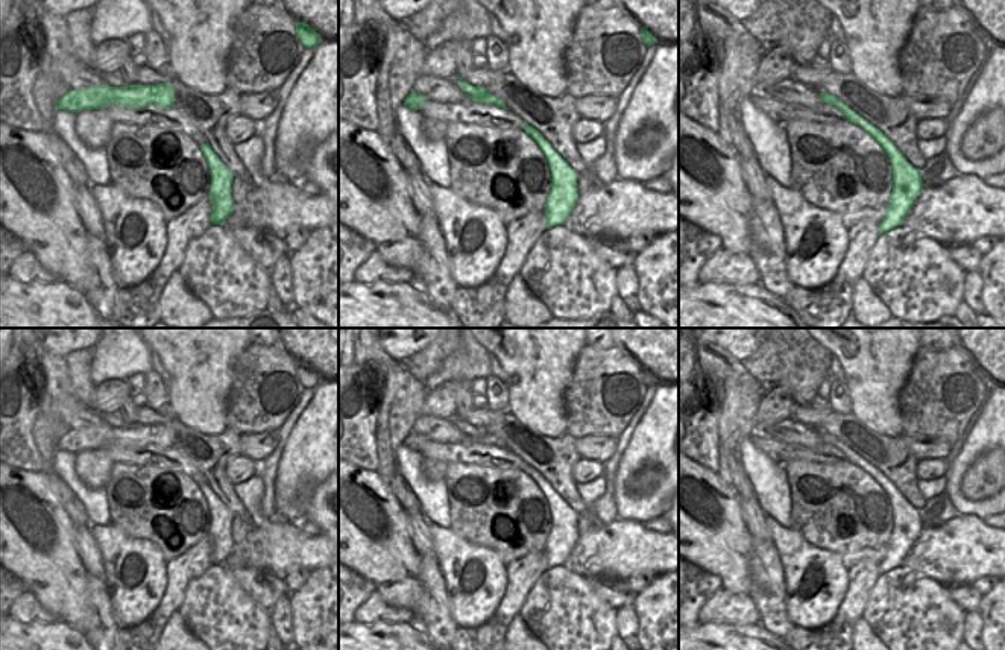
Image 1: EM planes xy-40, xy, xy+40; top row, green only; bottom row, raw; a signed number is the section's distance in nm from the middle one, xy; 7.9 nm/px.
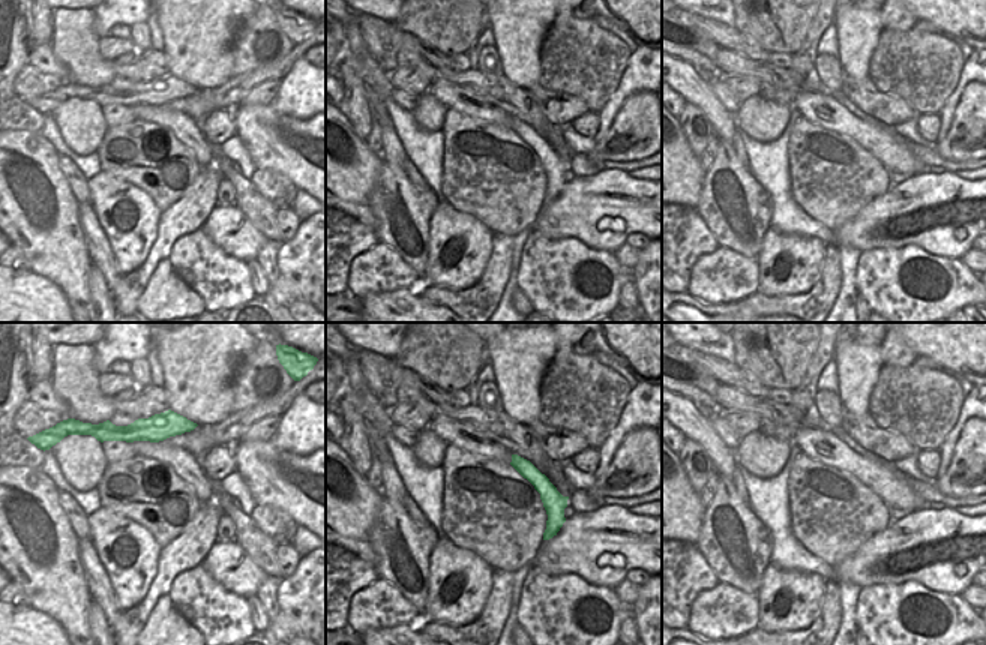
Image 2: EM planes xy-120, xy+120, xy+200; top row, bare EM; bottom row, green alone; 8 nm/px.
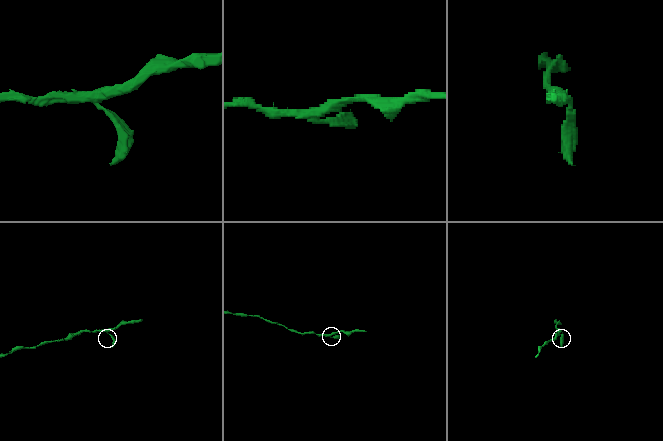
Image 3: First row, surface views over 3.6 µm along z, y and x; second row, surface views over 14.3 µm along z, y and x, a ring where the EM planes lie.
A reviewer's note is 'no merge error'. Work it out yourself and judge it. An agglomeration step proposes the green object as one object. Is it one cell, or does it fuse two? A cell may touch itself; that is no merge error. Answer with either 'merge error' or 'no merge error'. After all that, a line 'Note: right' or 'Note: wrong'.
merge error
Note: wrong

